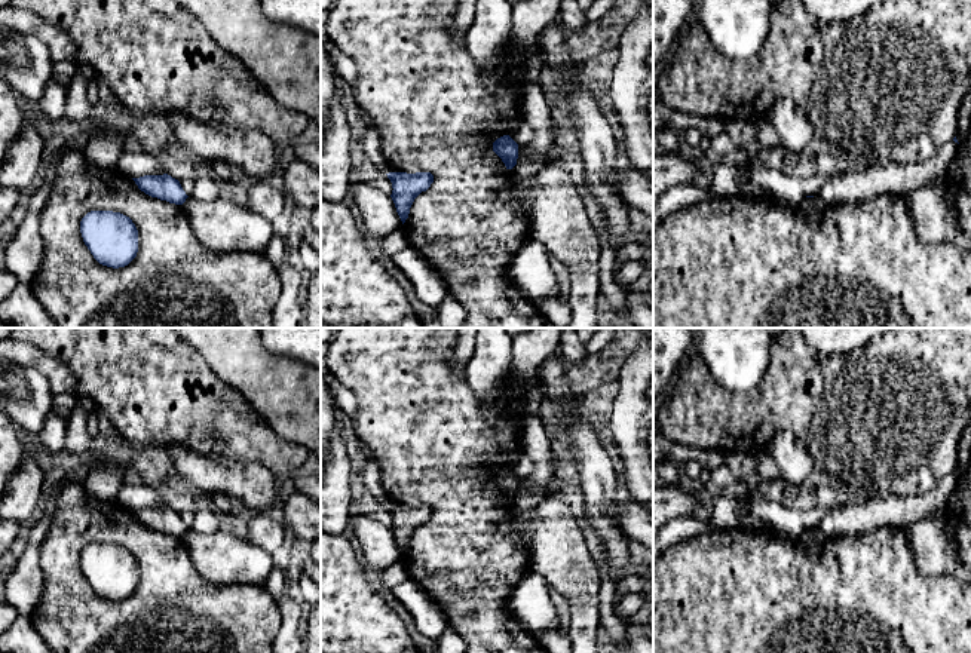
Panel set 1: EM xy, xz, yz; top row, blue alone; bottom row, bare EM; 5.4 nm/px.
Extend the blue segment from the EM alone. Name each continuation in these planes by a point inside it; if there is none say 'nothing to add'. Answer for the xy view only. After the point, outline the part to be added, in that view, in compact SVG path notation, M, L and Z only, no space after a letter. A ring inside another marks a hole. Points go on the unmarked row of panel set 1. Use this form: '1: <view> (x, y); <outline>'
nothing to add

